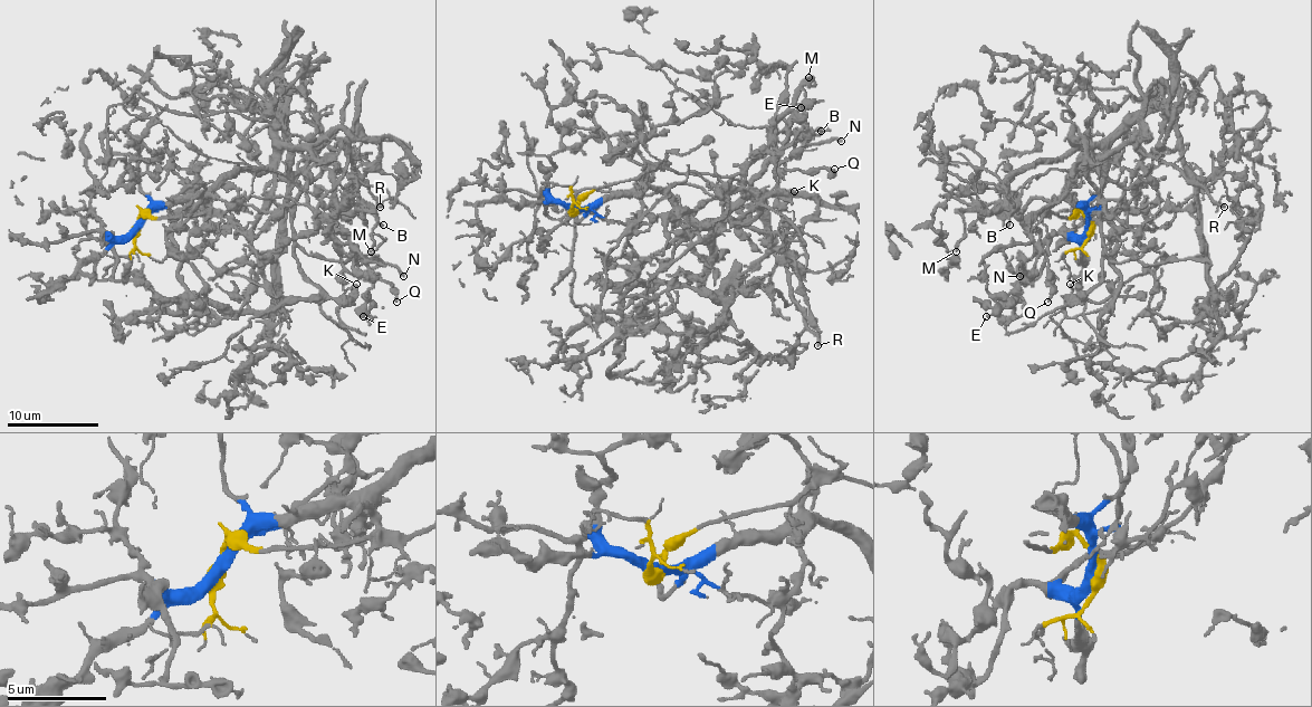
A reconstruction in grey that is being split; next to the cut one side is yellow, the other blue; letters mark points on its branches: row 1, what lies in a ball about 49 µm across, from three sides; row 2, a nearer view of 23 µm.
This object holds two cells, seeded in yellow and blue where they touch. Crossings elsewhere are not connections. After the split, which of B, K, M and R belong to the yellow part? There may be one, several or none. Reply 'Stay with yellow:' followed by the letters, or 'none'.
Stay with yellow: B, K, R

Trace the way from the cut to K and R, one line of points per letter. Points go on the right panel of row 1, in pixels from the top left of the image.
K: (1089, 228), (1082, 215), (1045, 212), (1076, 164), (1098, 191), (1102, 278), (1074, 298), (1070, 285)
R: (1089, 228), (1082, 215), (1045, 212), (1052, 196), (1056, 202), (1082, 162), (1133, 143), (1177, 166), (1225, 207)

